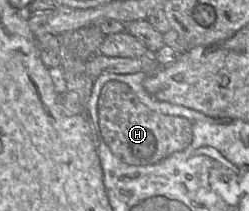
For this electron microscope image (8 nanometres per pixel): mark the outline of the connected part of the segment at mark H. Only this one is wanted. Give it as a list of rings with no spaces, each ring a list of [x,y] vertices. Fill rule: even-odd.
[[[106,82],[100,92],[97,109],[99,129],[105,143],[116,157],[129,165],[155,164],[184,150],[192,141],[191,121],[149,109],[124,82]]]

